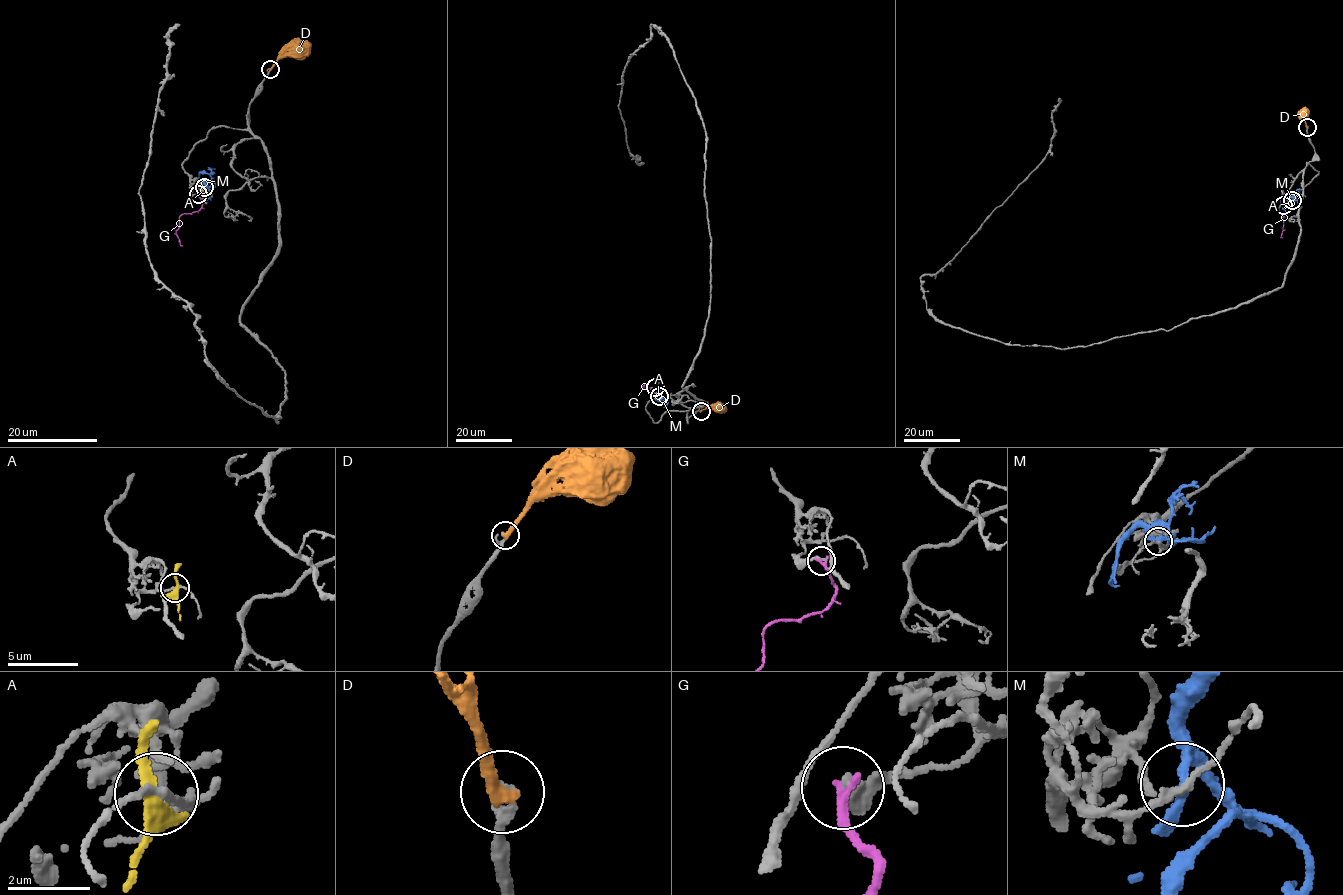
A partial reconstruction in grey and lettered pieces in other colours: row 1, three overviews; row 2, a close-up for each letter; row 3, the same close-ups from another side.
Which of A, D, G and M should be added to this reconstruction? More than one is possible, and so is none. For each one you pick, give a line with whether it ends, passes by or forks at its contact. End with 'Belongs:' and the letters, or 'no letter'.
D: it ends there
Belongs: D

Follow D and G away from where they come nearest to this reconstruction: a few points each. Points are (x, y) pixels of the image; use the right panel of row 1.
D: (1307, 126), (1301, 117), (1306, 111)
G: (1283, 205), (1285, 213), (1280, 238)

